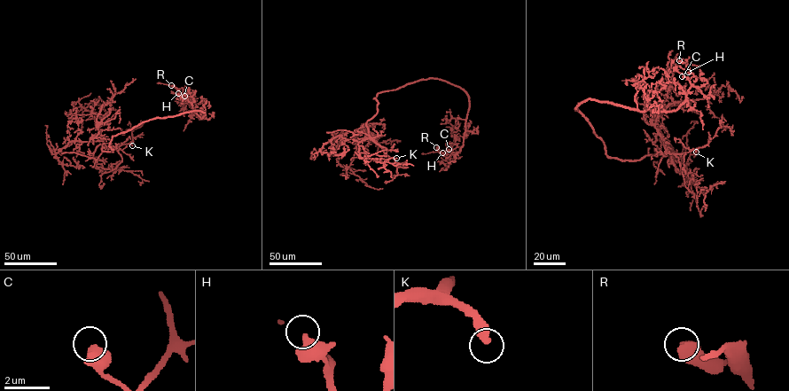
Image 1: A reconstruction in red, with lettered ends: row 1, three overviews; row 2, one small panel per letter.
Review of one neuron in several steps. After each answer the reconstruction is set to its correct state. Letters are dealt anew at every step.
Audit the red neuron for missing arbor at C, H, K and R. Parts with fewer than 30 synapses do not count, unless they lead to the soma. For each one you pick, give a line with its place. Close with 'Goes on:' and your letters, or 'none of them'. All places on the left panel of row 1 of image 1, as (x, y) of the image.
K: Place: (132, 145)
Goes on: K

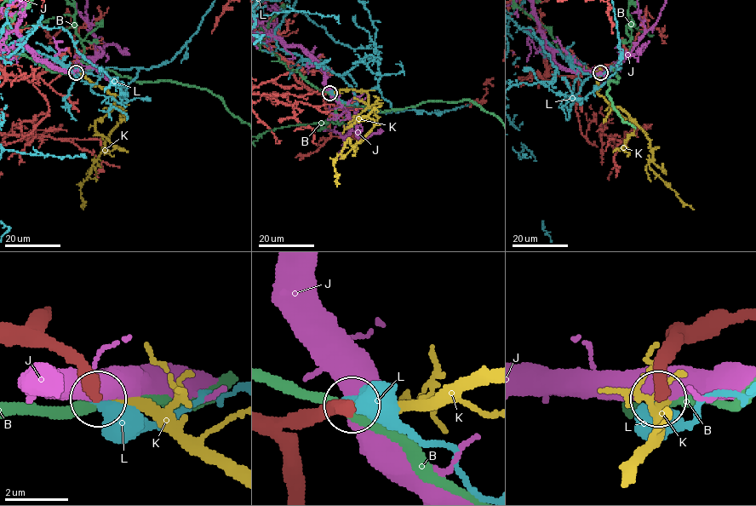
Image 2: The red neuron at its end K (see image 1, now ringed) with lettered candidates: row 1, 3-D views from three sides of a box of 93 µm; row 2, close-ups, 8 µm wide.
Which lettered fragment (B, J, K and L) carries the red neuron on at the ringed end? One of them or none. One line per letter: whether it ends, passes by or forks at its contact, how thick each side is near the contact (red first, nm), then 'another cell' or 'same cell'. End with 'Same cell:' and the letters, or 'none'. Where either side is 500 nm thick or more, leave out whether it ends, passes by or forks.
B: it passes by; calibres 400 and 320 nm; another cell
J: calibres 480 and 850 nm; another cell
K: it ends; calibres 440 and 360 nm; same cell
L: calibres 500 and 180 nm; another cell
Same cell: K

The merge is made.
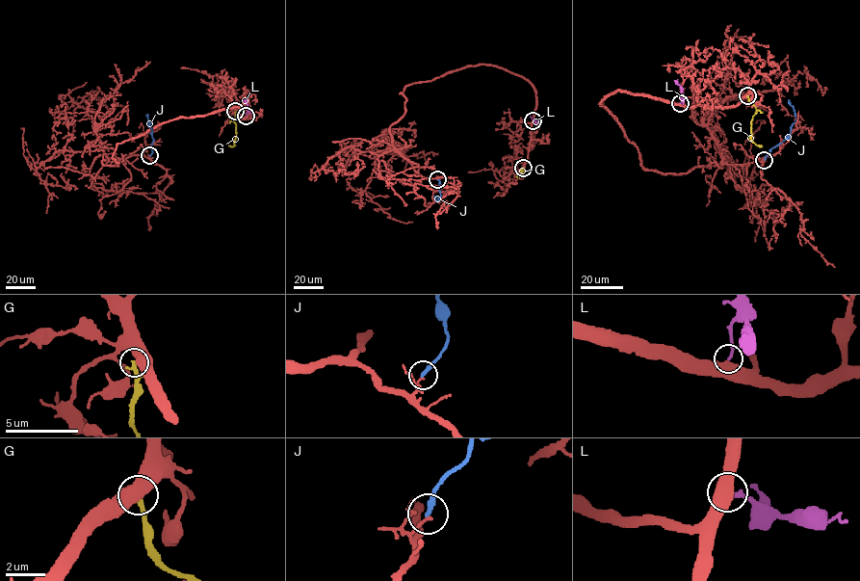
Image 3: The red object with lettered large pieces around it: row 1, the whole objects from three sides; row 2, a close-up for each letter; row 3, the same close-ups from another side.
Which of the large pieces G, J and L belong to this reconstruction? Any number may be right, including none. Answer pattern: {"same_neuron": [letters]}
{"same_neuron": ["L"]}

